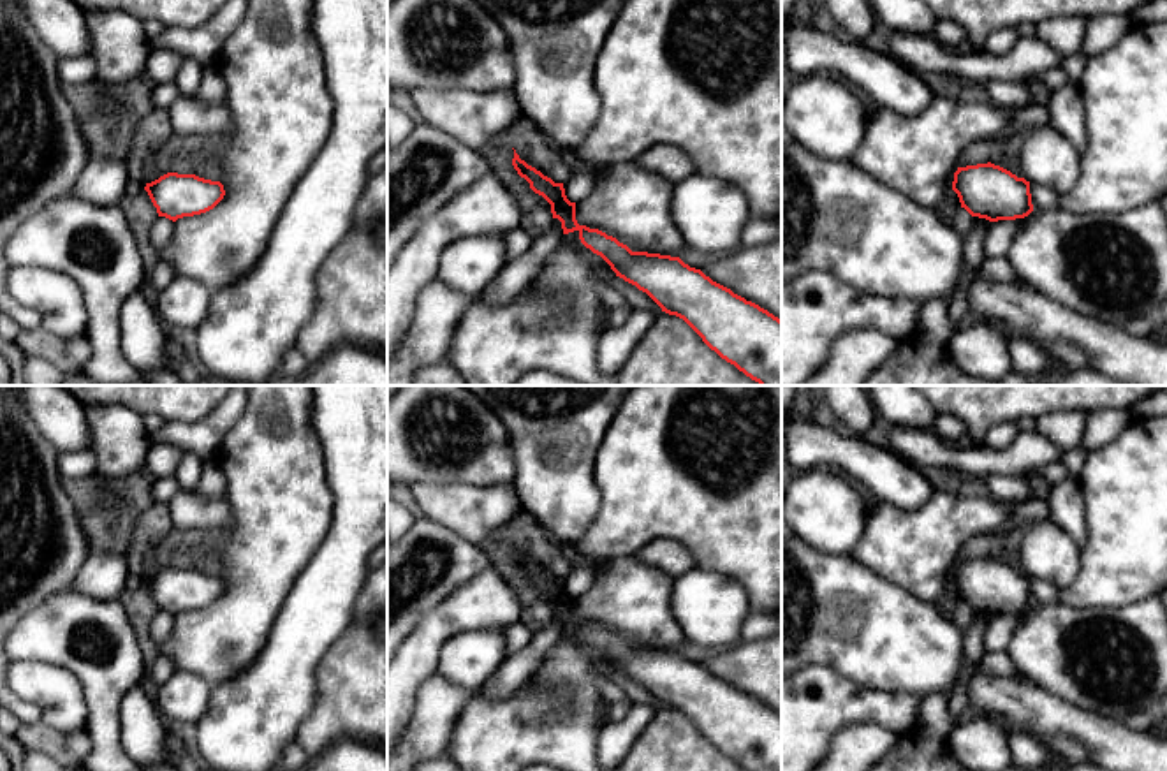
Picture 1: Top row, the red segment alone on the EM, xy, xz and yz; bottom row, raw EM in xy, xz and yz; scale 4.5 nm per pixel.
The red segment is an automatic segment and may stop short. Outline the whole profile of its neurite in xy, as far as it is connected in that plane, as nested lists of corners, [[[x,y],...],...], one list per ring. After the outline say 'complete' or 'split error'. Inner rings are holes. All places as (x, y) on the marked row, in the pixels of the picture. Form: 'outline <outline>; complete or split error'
outline [[[167,173],[146,183],[144,190],[157,208],[158,217],[165,217],[172,222],[183,217],[206,213],[225,195],[220,181],[178,173]]]; complete

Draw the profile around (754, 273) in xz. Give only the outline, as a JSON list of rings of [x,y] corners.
[[[782,241],[739,246],[702,273],[782,320]]]

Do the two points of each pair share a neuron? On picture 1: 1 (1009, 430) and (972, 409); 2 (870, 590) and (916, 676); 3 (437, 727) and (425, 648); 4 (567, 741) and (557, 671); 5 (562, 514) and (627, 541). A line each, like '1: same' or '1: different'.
1: different
2: same
3: different
4: same
5: different

